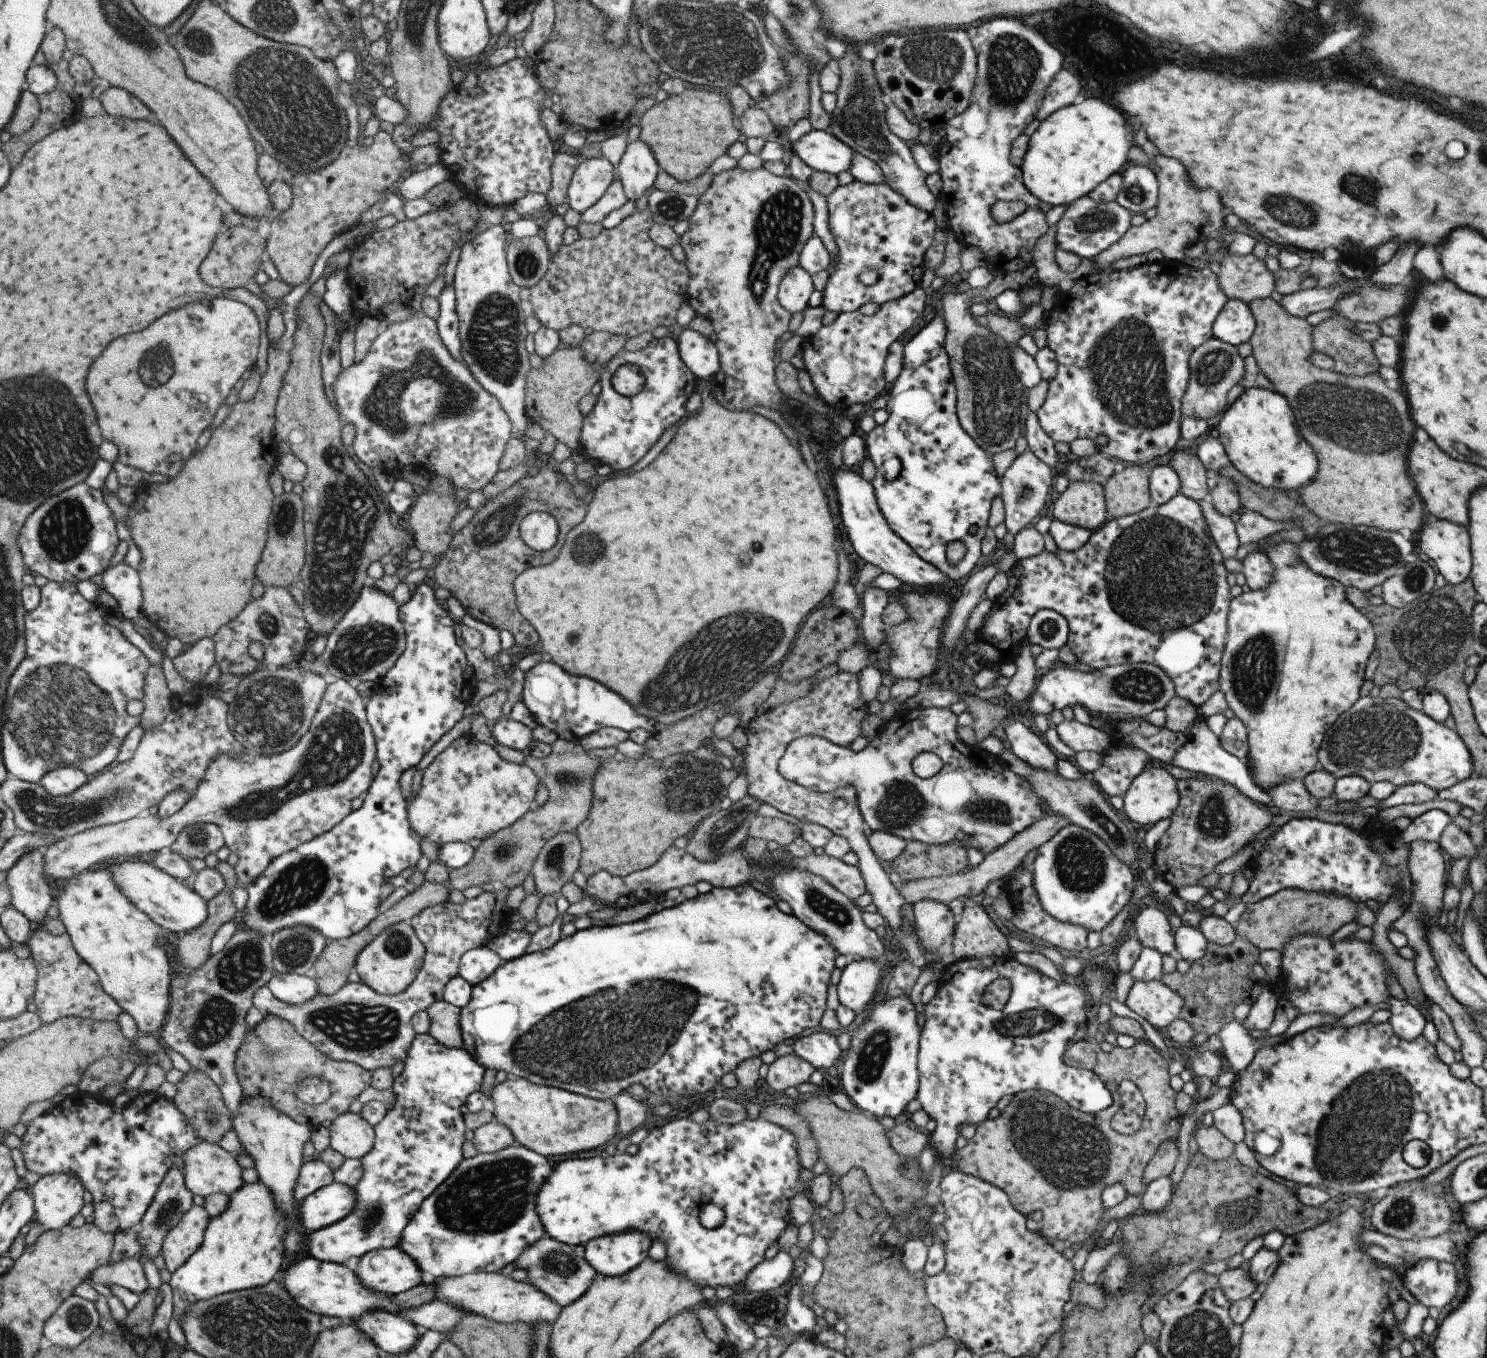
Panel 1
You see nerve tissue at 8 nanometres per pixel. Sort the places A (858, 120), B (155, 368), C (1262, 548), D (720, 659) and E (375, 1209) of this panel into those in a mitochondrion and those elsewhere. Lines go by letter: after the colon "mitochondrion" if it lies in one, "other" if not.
A: mitochondrion
B: mitochondrion
C: other
D: mitochondrion
E: mitochondrion

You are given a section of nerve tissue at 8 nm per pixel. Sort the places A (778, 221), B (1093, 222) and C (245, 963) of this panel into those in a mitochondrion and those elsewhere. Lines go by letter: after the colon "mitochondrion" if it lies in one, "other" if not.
A: mitochondrion
B: mitochondrion
C: mitochondrion

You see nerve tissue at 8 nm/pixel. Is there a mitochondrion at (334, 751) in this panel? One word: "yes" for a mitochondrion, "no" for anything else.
yes

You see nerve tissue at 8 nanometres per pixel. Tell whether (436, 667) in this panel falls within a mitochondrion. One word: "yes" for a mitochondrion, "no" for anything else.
no

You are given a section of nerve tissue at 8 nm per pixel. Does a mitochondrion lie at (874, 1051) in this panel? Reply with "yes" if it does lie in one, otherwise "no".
yes

